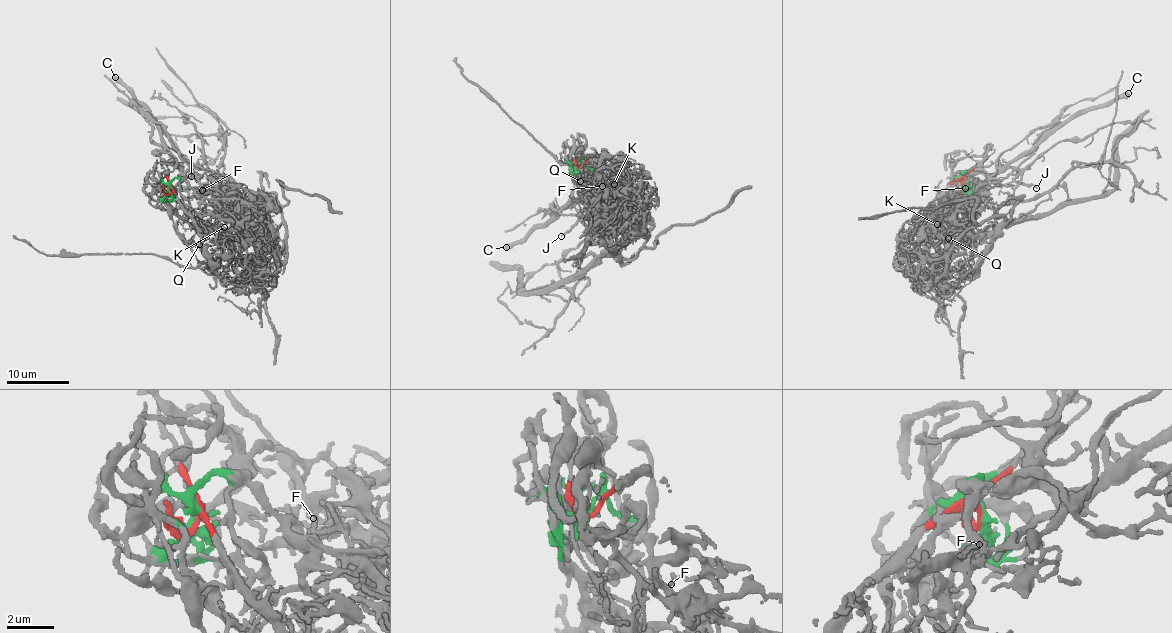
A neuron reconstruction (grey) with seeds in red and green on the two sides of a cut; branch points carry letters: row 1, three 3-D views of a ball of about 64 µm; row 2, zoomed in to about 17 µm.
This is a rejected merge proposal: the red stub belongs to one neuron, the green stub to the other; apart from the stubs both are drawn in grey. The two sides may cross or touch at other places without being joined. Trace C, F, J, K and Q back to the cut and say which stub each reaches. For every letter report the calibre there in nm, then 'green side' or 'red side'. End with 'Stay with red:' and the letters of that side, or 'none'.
C: calibre 650 nm; green side
F: calibre 140 nm; red side
J: calibre 160 nm; green side
K: calibre 160 nm; red side
Q: calibre 110 nm; red side
Stay with red: F, K, Q

